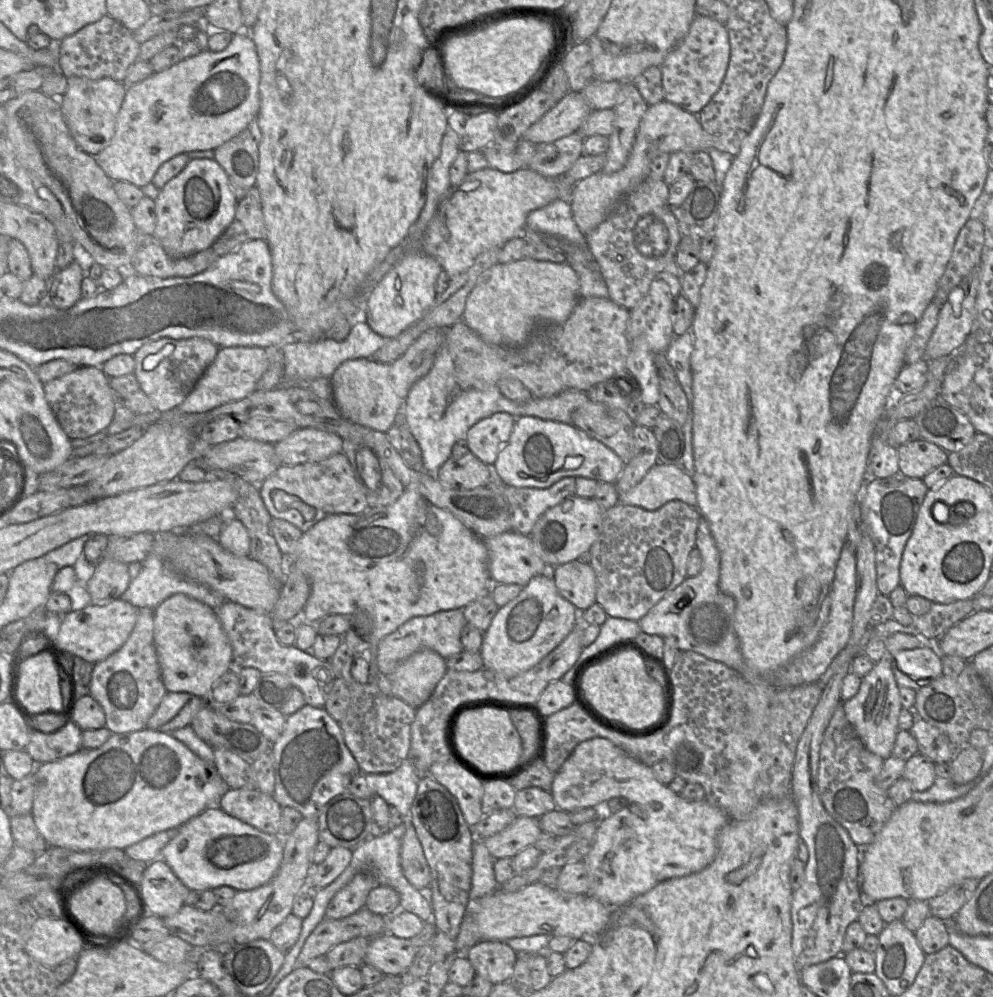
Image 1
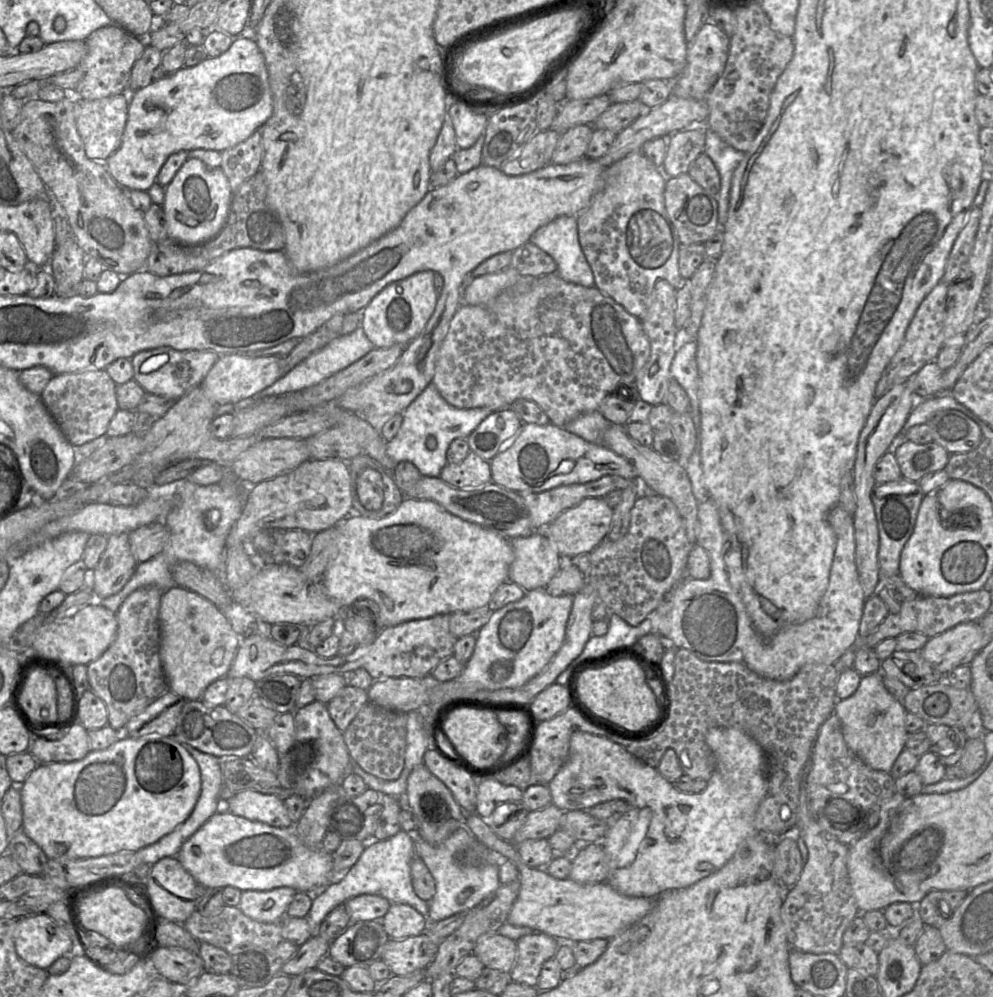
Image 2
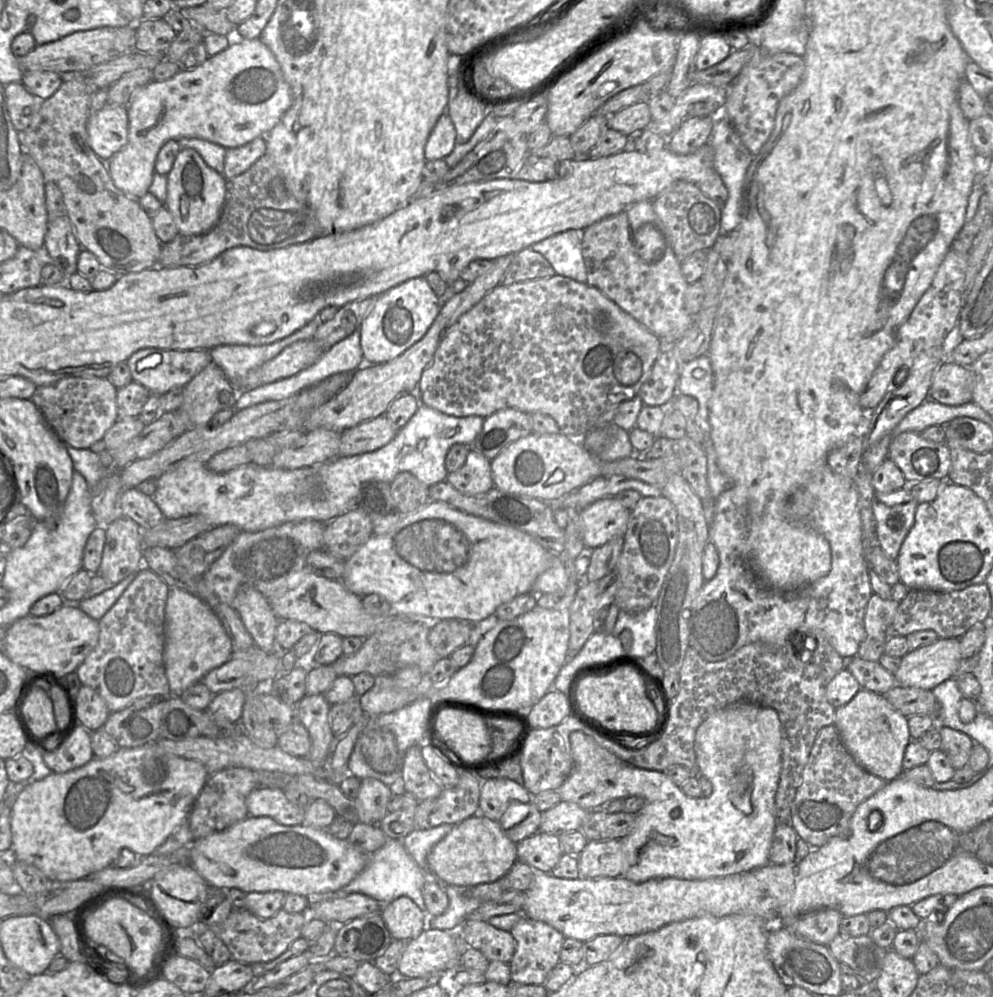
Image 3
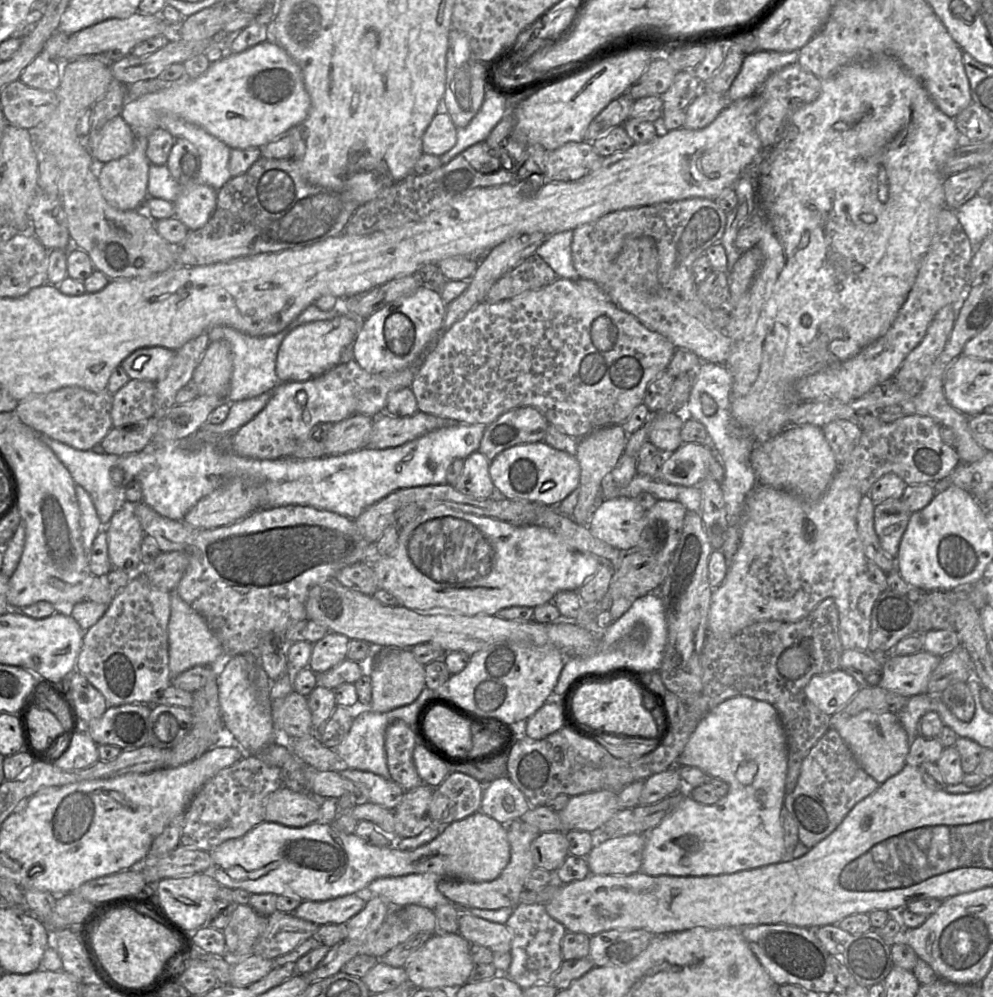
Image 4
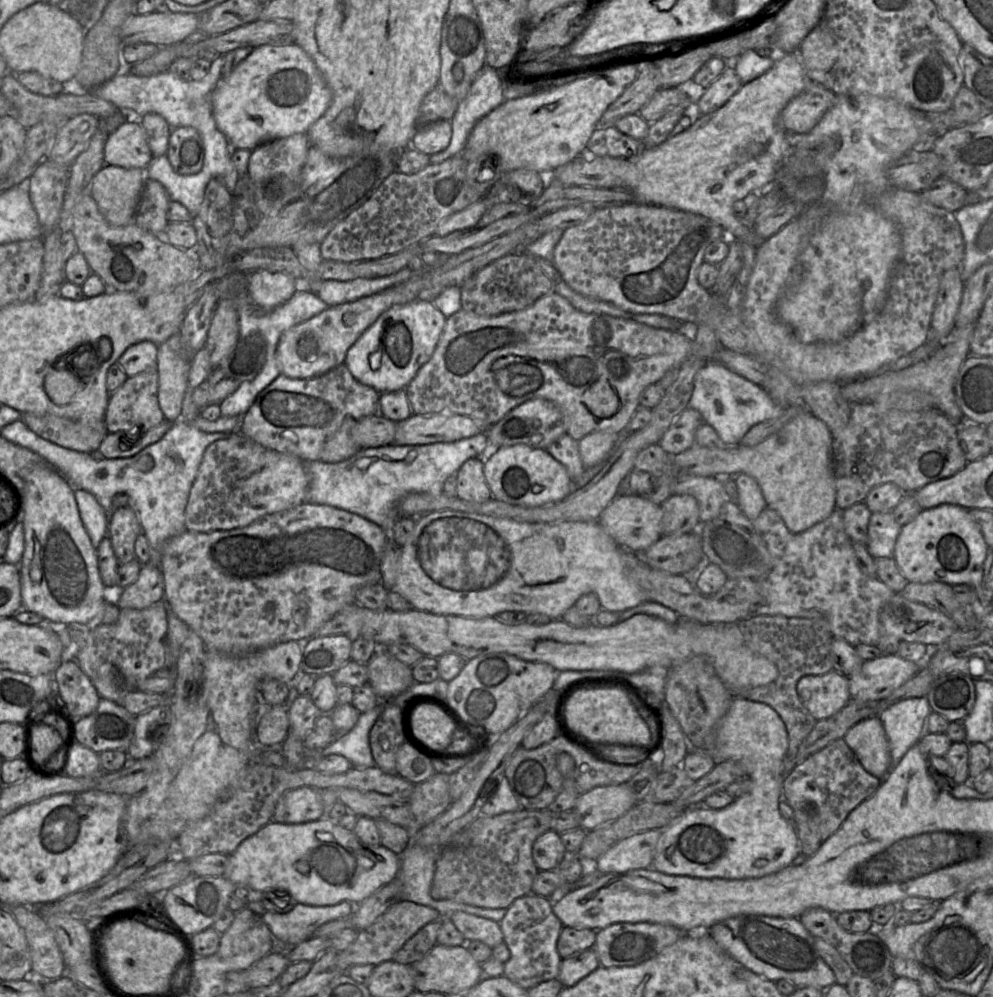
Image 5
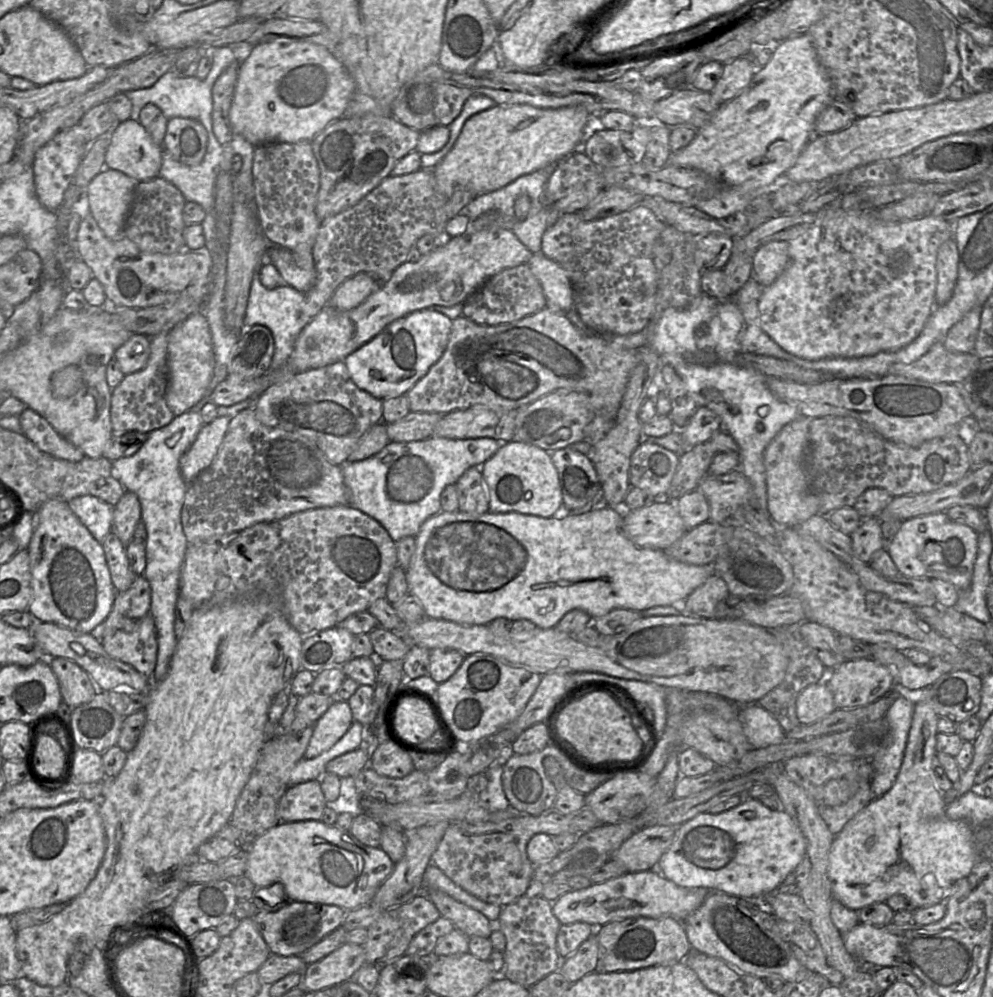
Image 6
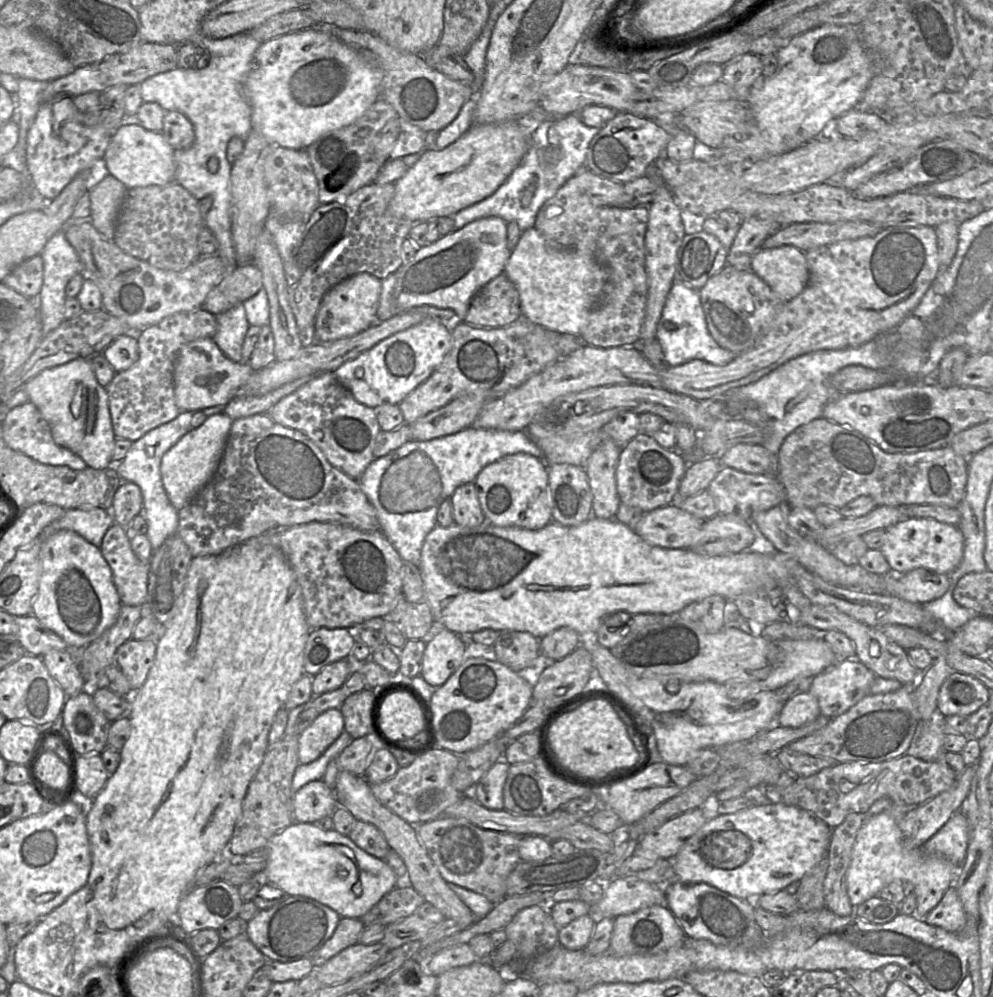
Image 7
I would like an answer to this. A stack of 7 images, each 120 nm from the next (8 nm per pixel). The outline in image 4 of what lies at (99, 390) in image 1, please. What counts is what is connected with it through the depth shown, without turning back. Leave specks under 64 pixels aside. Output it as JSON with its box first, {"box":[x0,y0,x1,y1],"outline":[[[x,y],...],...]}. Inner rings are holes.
{"box":[15,386,113,450],"outline":[[[76,386],[62,387],[47,394],[30,395],[22,399],[15,414],[37,434],[45,435],[77,450],[90,450],[99,444],[113,427],[112,395],[107,390],[96,393]]]}

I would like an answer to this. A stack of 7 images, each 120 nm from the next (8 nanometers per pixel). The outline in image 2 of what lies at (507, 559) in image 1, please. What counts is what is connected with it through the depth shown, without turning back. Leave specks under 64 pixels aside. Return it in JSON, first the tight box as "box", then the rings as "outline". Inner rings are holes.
{"box":[508,530,561,592],"outline":[[[543,530],[528,537],[510,539],[515,558],[510,565],[508,581],[526,592],[545,588],[561,568],[561,557]]]}

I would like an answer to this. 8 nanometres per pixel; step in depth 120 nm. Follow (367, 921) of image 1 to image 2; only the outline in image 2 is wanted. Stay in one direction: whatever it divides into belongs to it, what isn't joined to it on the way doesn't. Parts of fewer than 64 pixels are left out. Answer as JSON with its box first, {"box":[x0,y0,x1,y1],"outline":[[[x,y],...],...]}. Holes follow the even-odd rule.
{"box":[281,934,329,977],"outline":[[[313,934],[304,944],[298,947],[297,952],[283,964],[281,974],[291,977],[307,970],[317,968],[318,962],[328,954],[329,941]]]}

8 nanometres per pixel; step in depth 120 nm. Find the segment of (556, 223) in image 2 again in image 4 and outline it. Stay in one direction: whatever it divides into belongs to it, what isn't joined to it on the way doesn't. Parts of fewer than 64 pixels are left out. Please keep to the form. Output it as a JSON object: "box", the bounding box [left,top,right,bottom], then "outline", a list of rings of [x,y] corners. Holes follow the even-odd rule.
{"box":[535,230,580,281],"outline":[[[568,230],[550,236],[535,251],[558,277],[577,281],[580,279],[573,266],[571,244],[573,231]]]}

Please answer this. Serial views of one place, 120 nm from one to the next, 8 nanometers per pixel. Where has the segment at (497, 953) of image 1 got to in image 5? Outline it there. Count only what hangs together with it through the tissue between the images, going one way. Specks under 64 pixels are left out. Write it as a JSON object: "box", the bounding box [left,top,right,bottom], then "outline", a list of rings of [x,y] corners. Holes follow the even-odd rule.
{"box":[449,911,503,948],"outline":[[[459,911],[453,912],[449,918],[466,942],[480,941],[490,948],[503,942],[503,934],[498,922]]]}

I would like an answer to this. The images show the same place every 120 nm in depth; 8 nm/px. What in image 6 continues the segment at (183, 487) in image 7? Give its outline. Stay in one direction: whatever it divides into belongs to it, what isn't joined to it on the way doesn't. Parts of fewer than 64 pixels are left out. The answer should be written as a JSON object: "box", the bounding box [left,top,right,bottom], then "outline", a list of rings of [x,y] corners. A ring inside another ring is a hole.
{"box":[179,416,230,484],"outline":[[[217,416],[210,423],[203,425],[194,442],[180,457],[179,470],[187,484],[191,483],[213,461],[230,419],[227,416]]]}

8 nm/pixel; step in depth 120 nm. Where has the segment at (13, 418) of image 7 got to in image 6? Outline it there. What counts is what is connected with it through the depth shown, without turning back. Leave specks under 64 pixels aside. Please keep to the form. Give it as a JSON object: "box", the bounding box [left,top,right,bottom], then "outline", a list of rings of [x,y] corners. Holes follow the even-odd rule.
{"box":[19,407,85,461],"outline":[[[29,407],[19,415],[22,434],[41,451],[58,459],[81,461],[85,456],[80,449],[59,435],[37,412]]]}

